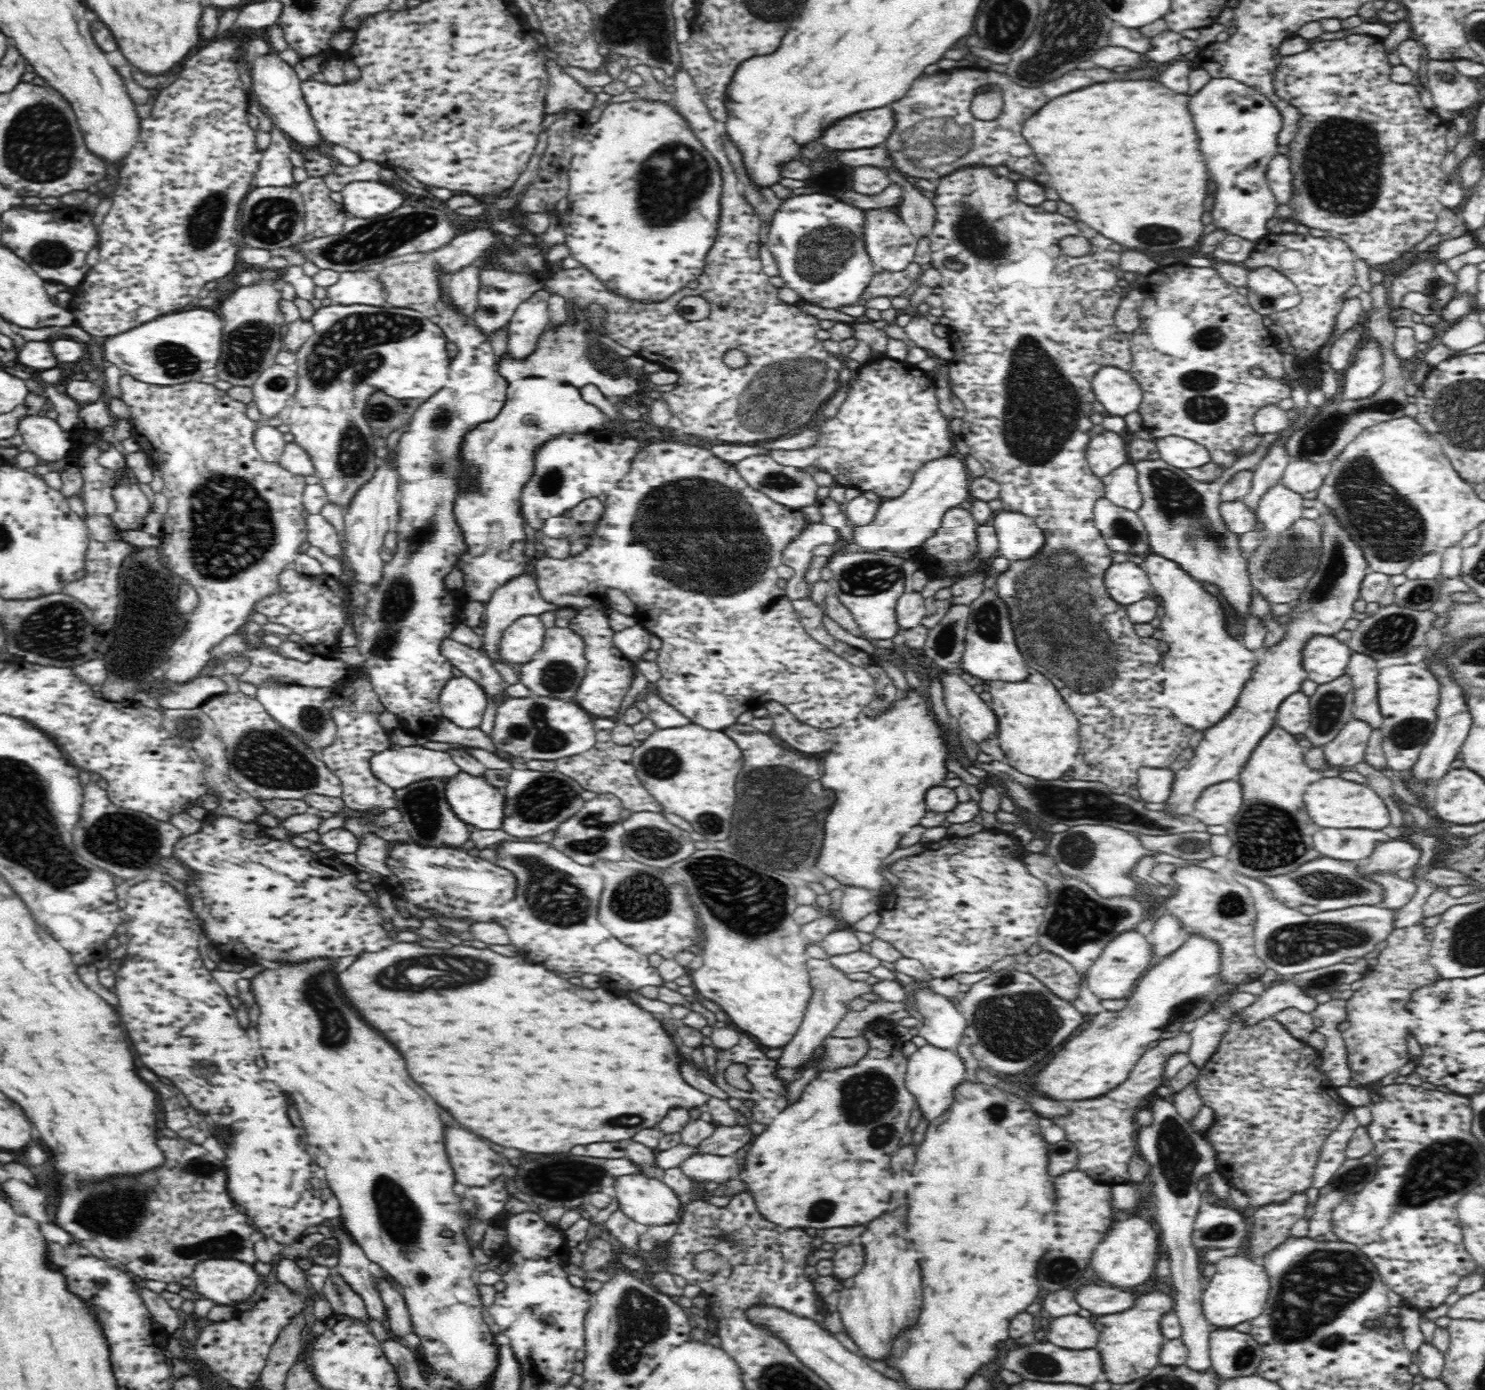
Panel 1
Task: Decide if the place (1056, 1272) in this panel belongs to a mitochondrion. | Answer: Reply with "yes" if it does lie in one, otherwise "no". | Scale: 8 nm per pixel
yes

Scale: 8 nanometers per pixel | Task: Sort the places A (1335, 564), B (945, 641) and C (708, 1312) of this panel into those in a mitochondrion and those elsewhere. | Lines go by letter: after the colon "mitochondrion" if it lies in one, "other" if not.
A: mitochondrion
B: mitochondrion
C: other

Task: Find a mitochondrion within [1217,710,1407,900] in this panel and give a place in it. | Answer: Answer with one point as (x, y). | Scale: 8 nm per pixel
(1262, 843)

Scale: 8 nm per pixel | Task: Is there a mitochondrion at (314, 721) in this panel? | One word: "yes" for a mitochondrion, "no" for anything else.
yes

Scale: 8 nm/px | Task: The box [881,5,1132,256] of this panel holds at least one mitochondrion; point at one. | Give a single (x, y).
(934, 137)

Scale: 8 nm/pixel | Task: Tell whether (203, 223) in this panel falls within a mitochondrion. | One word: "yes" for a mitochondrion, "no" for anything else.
yes

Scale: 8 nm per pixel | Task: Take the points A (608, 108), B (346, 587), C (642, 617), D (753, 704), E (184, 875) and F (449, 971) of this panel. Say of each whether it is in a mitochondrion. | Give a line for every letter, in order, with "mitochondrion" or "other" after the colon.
A: other
B: other
C: other
D: other
E: other
F: mitochondrion

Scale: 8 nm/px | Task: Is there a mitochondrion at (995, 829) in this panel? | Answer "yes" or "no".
no

